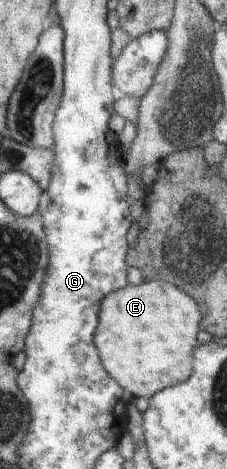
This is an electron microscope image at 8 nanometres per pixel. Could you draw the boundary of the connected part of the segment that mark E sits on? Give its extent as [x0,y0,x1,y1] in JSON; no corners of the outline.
[94,278,202,398]

